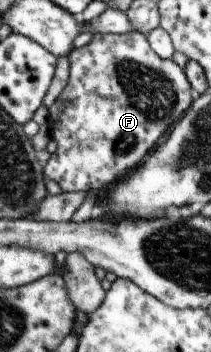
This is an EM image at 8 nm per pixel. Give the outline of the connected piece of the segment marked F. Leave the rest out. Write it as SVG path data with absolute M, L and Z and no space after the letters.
M132 31L126 34L96 33L91 41L68 54L68 84L48 107L48 125L57 150L50 155L43 172L46 180L58 184L64 193L102 192L134 172L155 150L156 142L169 132L192 106L191 84L172 59L162 60L154 52L147 36Z

